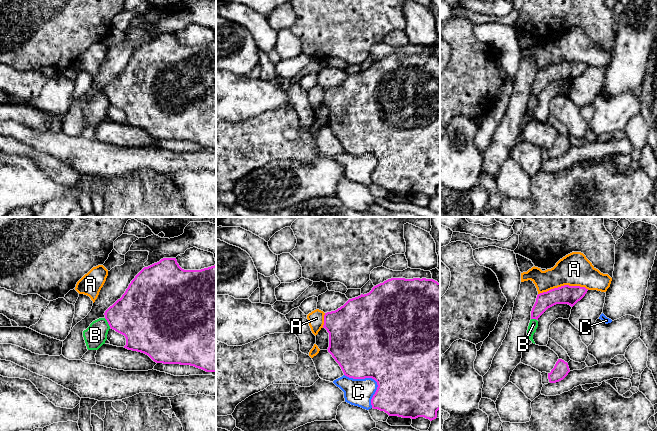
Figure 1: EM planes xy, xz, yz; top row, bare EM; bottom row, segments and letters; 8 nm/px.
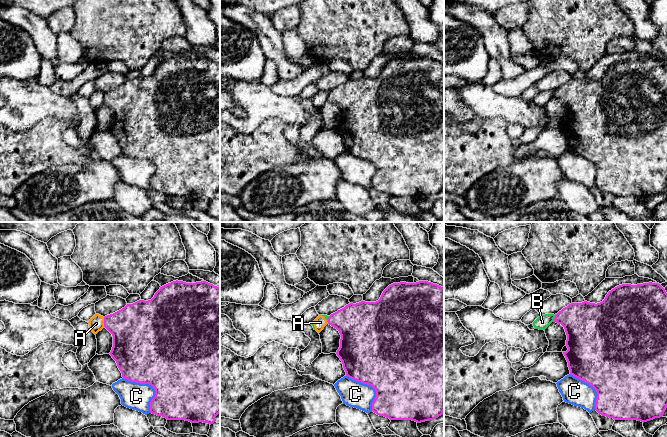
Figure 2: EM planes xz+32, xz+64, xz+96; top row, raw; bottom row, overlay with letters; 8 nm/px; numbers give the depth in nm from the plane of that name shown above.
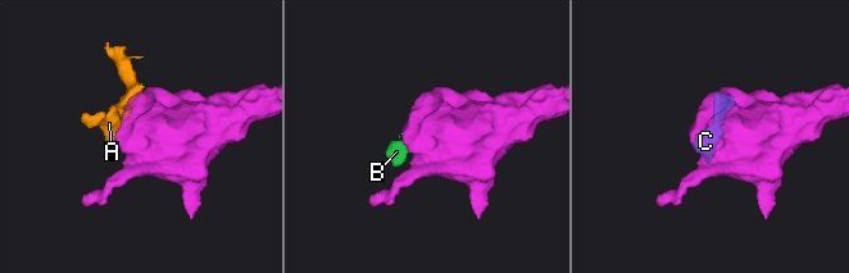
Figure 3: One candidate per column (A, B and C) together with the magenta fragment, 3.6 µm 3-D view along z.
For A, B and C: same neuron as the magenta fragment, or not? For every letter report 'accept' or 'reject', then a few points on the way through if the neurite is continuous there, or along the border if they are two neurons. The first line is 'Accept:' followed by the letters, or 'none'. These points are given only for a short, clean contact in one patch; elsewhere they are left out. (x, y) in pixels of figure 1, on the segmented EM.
Accept: none
A: reject
B: reject; border xy (104, 318), (110, 327)
C: reject

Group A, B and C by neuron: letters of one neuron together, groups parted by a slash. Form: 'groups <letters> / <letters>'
groups A B C

